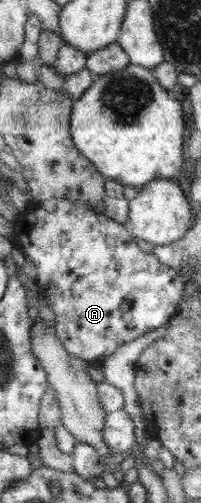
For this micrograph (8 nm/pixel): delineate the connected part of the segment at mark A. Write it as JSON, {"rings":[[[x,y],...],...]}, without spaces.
{"rings":[[[51,199],[45,202],[37,202],[38,208],[30,212],[30,216],[26,216],[26,230],[18,232],[16,244],[22,248],[26,258],[28,258],[37,269],[36,284],[44,290],[45,296],[49,299],[49,306],[55,312],[57,320],[56,329],[58,337],[61,339],[62,345],[68,352],[78,358],[98,363],[107,356],[118,352],[125,344],[130,344],[134,340],[141,339],[142,336],[148,334],[162,326],[168,325],[169,322],[181,310],[181,302],[184,300],[185,278],[182,272],[171,268],[169,265],[163,264],[154,253],[146,253],[141,249],[135,237],[131,234],[127,224],[108,217],[105,213],[96,214],[93,212],[93,206],[78,200],[69,199]]]}

